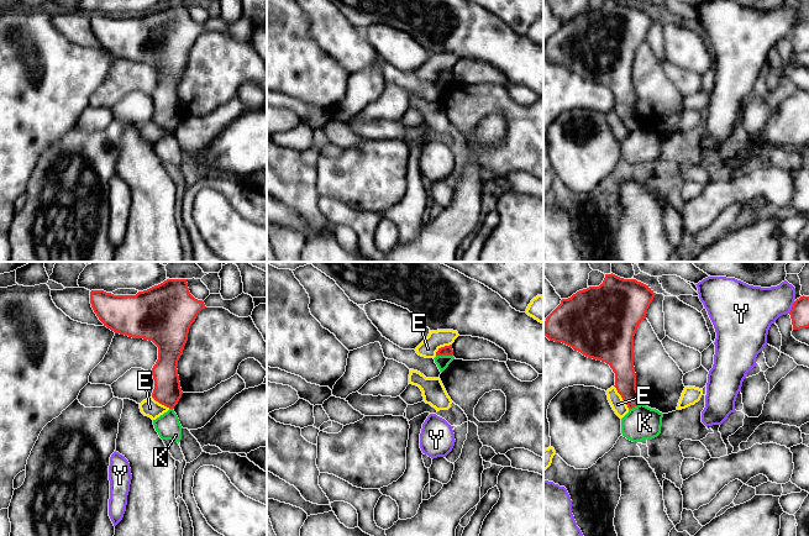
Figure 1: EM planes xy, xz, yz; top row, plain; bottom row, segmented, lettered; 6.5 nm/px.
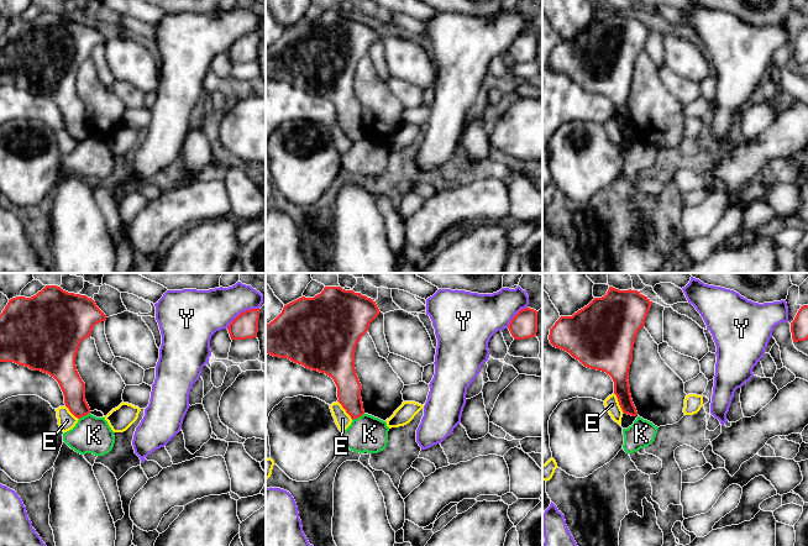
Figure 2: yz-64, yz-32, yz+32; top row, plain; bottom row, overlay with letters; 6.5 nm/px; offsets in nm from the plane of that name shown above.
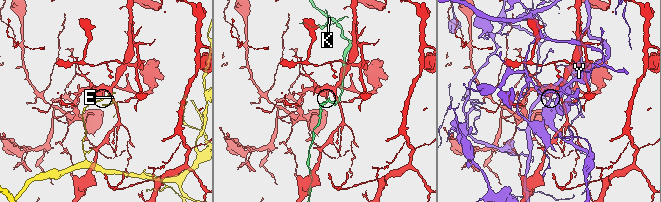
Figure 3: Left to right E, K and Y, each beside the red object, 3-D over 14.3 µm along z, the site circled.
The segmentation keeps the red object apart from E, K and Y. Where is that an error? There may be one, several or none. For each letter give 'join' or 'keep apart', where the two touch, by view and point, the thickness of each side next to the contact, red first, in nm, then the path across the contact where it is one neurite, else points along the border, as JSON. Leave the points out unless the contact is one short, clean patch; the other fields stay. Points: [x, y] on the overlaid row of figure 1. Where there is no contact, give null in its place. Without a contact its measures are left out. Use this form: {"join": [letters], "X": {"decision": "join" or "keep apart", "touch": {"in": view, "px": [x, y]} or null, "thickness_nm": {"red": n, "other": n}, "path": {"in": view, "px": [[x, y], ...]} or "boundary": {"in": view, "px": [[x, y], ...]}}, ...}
{"join": [], "E": {"decision": "keep apart", "touch": {"in": "yz", "px": [621, 397]}, "thickness_nm": {"red": 170, "other": 90}, "boundary": {"in": "yz", "px": [[614, 385], [629, 408]]}}, "K": {"decision": "keep apart", "touch": {"in": "xz", "px": [444, 355]}, "thickness_nm": {"red": 60, "other": 90}, "boundary": {"in": "xz", "px": [[452, 355], [439, 355], [436, 357]]}}, "Y": {"decision": "keep apart", "touch": {"in": "yz", "px": [792, 308]}, "thickness_nm": {"red": 130, "other": 300}}}

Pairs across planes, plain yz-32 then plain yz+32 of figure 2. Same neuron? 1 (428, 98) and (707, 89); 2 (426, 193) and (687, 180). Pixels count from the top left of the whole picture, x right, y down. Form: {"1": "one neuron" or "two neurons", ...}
{"1": "one neuron", "2": "one neuron"}

